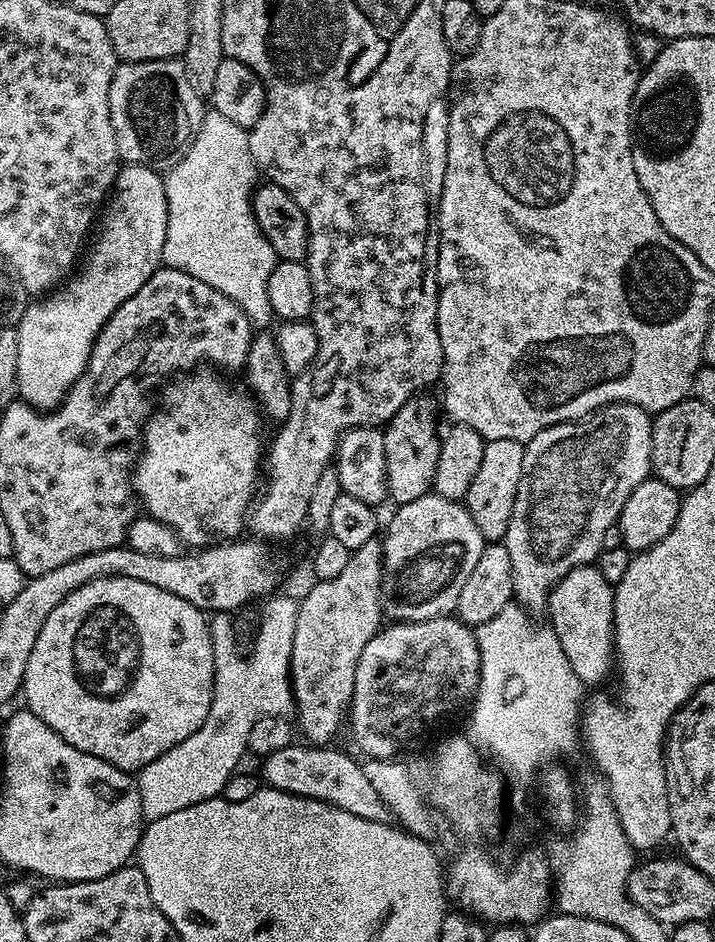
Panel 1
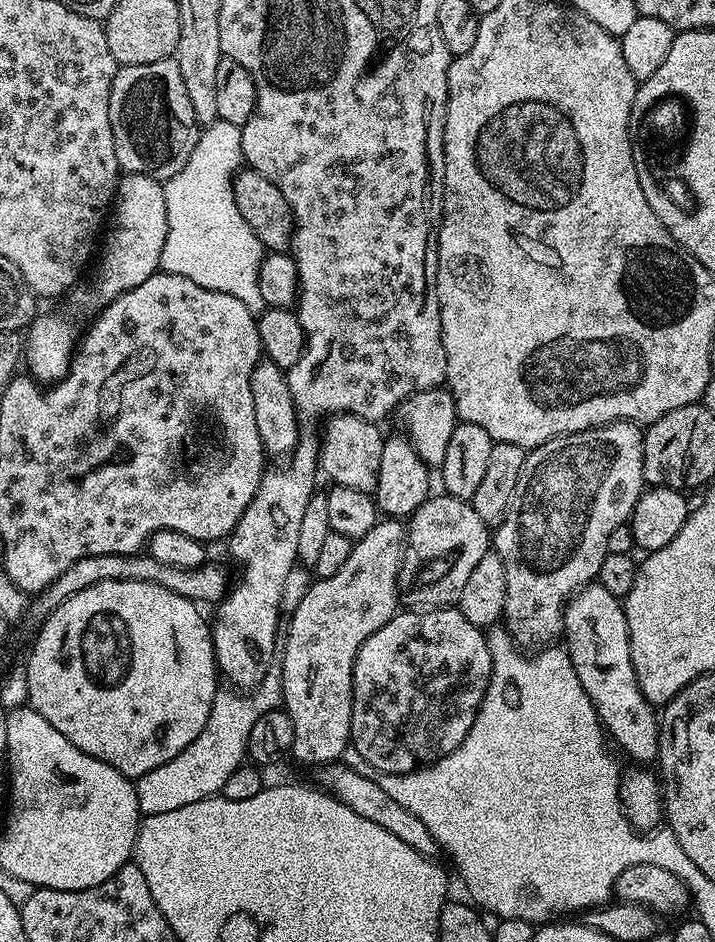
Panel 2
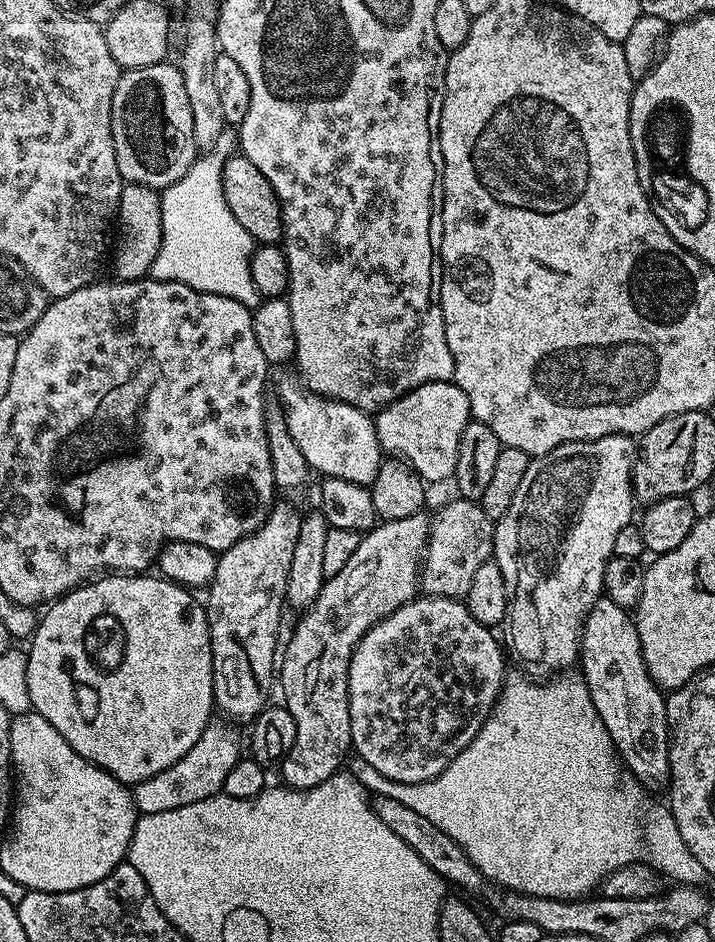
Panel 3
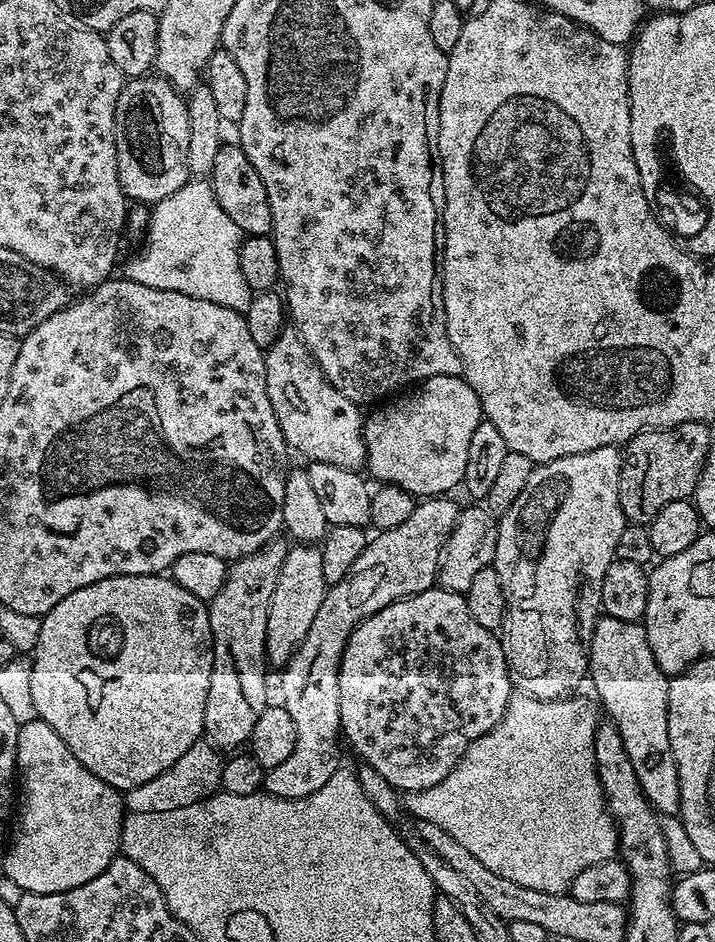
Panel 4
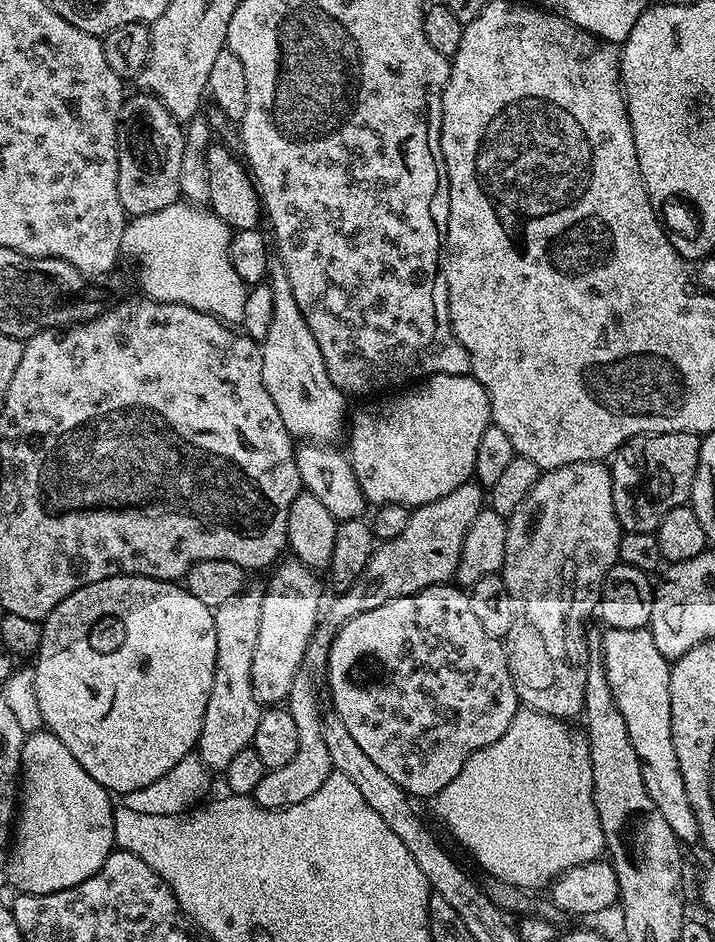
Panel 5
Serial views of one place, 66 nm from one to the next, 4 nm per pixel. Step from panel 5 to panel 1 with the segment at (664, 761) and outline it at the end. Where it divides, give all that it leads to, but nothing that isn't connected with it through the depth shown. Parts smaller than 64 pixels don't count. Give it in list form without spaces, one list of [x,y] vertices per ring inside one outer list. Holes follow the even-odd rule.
[[[592,564],[578,566],[554,585],[548,593],[546,620],[554,634],[558,634],[558,642],[562,642],[562,650],[566,650],[566,658],[570,661],[570,666],[574,666],[574,674],[578,674],[581,685],[600,684],[608,675],[613,675],[614,584],[604,578],[596,566]]]

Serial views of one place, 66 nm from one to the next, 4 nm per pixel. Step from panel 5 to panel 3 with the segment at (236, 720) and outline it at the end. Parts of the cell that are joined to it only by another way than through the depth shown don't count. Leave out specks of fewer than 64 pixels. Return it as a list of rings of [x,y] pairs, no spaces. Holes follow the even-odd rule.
[[[283,502],[273,504],[272,513],[261,528],[230,546],[230,550],[219,553],[216,573],[206,589],[212,647],[212,698],[215,707],[229,716],[229,721],[251,721],[269,703],[268,687],[271,684],[273,687],[274,669],[278,664],[276,639],[280,636],[280,614],[286,610],[284,591],[290,576],[290,558],[294,558],[294,546],[298,543],[301,519],[301,513],[296,513],[290,505]]]

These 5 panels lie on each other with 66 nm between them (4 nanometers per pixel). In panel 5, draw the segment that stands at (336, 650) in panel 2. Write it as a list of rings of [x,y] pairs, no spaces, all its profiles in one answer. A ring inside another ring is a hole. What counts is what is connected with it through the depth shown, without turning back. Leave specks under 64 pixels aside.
[[[469,482],[458,486],[458,490],[450,490],[450,494],[415,509],[409,515],[402,534],[398,534],[393,540],[383,541],[373,551],[370,562],[366,562],[366,570],[362,570],[355,584],[351,588],[343,589],[339,593],[340,597],[329,608],[327,605],[320,623],[316,625],[316,633],[310,638],[303,665],[294,678],[286,701],[288,713],[298,725],[298,754],[294,754],[294,758],[290,758],[286,766],[265,771],[262,782],[258,782],[251,795],[258,806],[298,806],[298,802],[306,802],[310,794],[315,794],[321,788],[322,782],[326,782],[326,778],[334,771],[323,738],[322,707],[320,708],[320,696],[316,693],[316,675],[319,672],[321,675],[327,669],[328,651],[337,628],[366,610],[374,610],[374,606],[382,606],[382,602],[390,602],[390,598],[412,596],[424,588],[429,588],[431,584],[451,581],[455,577],[457,566],[460,565],[464,535],[468,533],[469,524],[474,522],[485,504],[485,489],[479,483]]]

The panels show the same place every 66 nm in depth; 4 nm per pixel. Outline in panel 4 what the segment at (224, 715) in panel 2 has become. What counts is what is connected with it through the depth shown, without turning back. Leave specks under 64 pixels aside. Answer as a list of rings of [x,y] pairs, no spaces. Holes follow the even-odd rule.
[[[198,742],[170,766],[170,770],[162,770],[158,778],[150,778],[137,788],[123,793],[124,807],[134,814],[154,814],[158,810],[178,810],[181,806],[194,806],[194,802],[204,800],[215,792],[221,791],[224,782],[225,761],[220,760],[221,753],[207,742]]]

